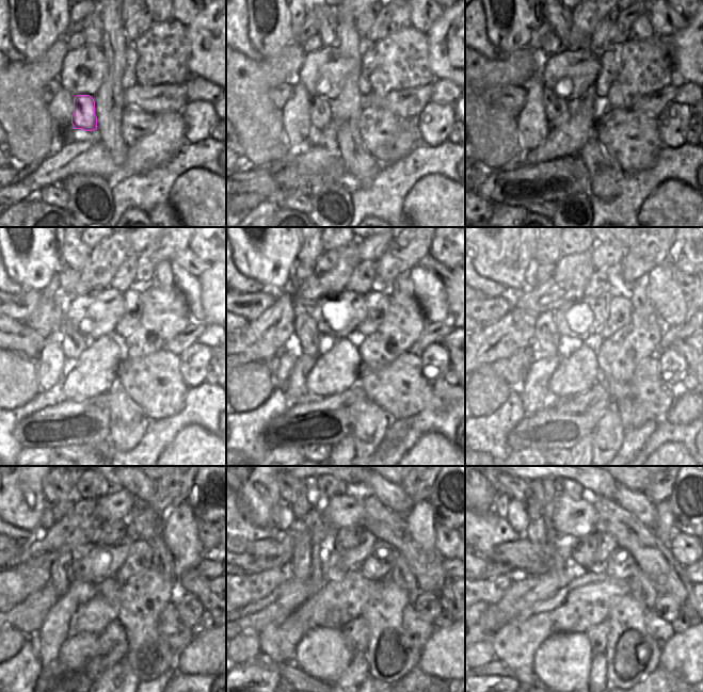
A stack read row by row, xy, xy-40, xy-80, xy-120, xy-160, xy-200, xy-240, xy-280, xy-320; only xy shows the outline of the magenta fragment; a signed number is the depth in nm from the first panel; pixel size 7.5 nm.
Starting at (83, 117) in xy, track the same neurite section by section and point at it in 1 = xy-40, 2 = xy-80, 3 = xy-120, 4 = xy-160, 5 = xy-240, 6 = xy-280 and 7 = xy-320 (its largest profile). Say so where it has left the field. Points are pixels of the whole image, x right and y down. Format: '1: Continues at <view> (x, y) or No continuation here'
1: Continues at xy-40 (320, 109)
2: Continues at xy-80 (556, 109)
3: Continues at xy-120 (74, 344)
4: Continues at xy-160 (306, 341)
5: Continues at xy-240 (63, 569)
6: Continues at xy-280 (294, 541)
7: Continues at xy-320 (538, 531).

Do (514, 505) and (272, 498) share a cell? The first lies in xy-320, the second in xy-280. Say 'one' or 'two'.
two

